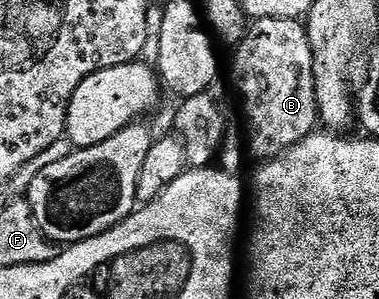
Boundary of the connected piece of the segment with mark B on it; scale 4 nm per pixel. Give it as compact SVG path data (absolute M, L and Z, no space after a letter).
M255 20L246 36L238 42L234 55L238 109L246 116L246 122L242 125L242 133L234 128L227 132L220 150L220 165L226 172L237 174L249 153L262 157L258 159L281 158L286 150L315 132L320 118L314 82L314 56L301 20Z

